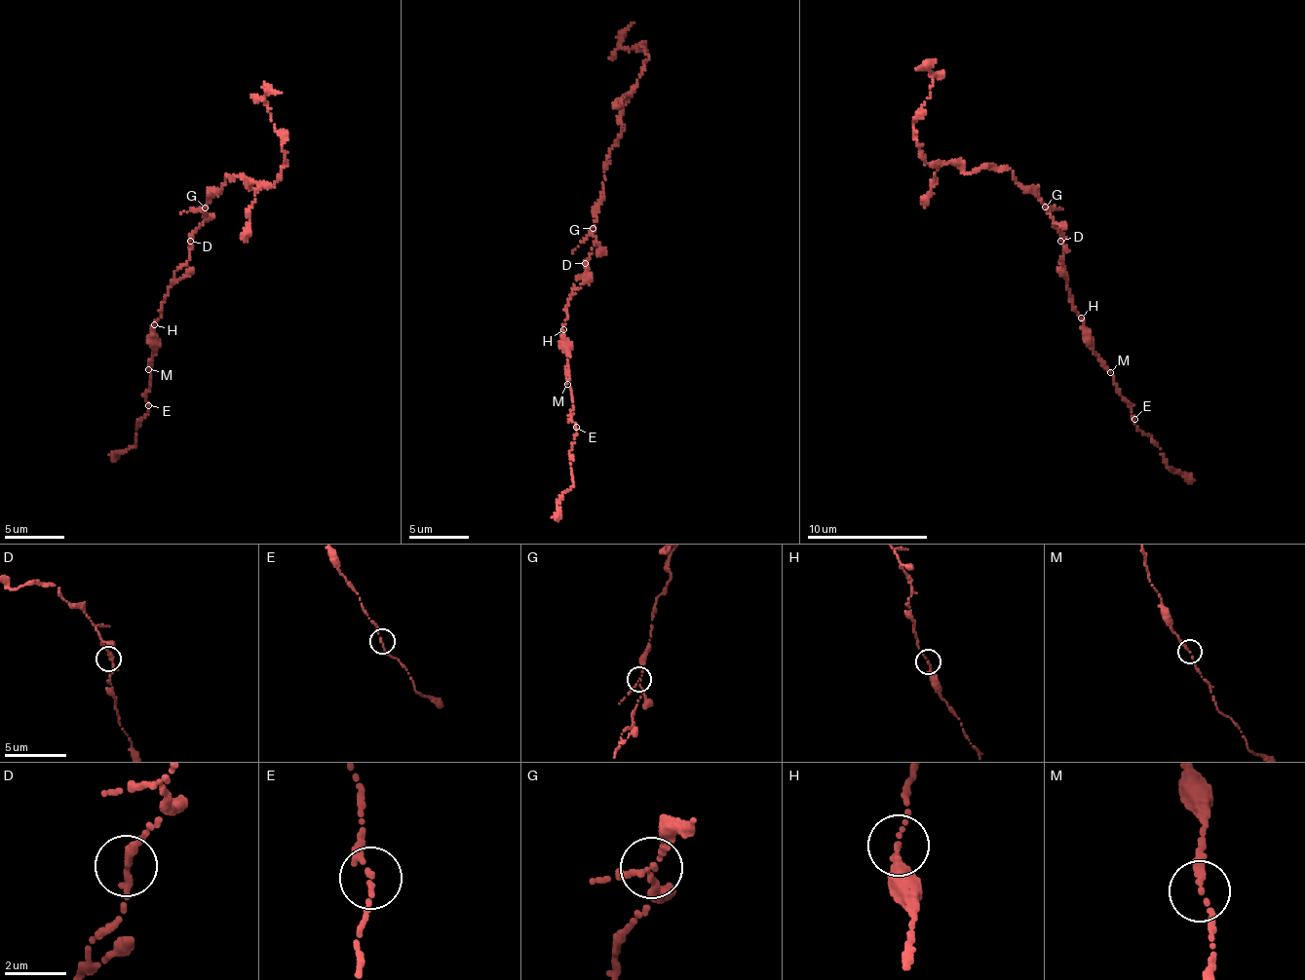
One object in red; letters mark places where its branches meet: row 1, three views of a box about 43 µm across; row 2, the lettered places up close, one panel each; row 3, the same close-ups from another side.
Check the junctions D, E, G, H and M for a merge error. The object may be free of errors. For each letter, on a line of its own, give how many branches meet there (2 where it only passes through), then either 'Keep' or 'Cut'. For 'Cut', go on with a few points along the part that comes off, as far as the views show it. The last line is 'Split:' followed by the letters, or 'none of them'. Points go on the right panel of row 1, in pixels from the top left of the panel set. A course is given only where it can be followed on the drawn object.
D: Branches: 3. Keep
E: Branches: 2. Keep
G: Branches: 3. Keep
H: Branches: 2. Keep
M: Branches: 2. Keep
Split: none of them

